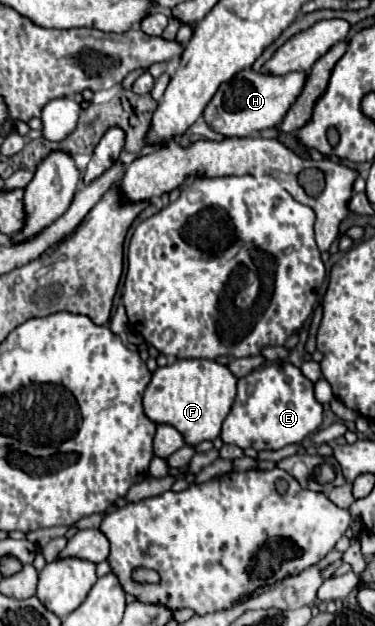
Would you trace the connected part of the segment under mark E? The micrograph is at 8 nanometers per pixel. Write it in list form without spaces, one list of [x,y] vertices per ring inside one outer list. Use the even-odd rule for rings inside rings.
[[[274,363],[264,369],[256,369],[250,375],[242,377],[238,381],[238,395],[232,405],[232,411],[228,413],[224,425],[222,425],[222,441],[230,445],[238,445],[242,449],[254,447],[256,451],[262,449],[282,449],[290,443],[300,443],[304,437],[314,433],[322,423],[322,405],[314,399],[312,381],[308,381],[298,367],[292,363]]]

